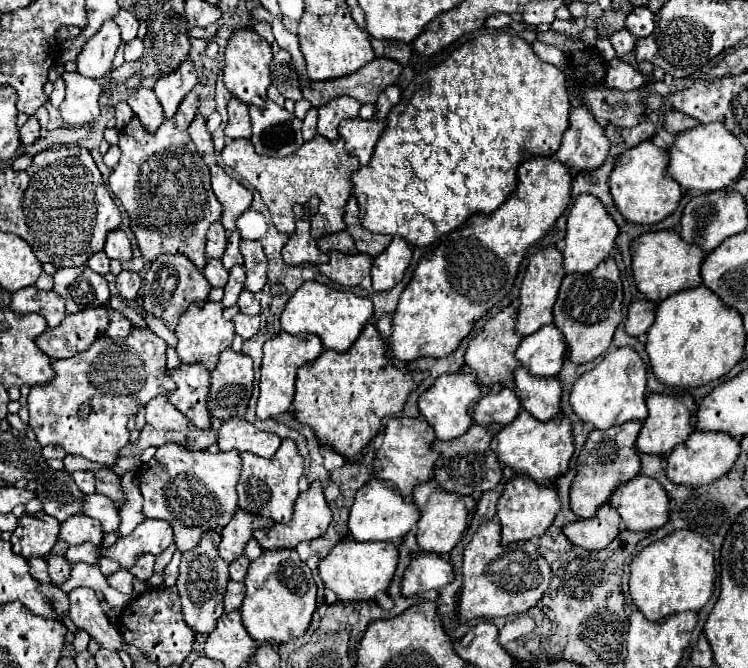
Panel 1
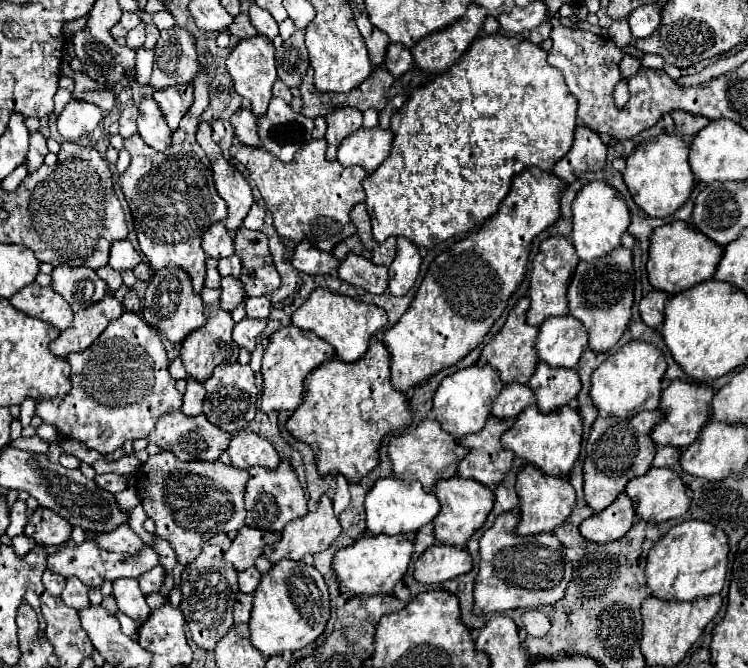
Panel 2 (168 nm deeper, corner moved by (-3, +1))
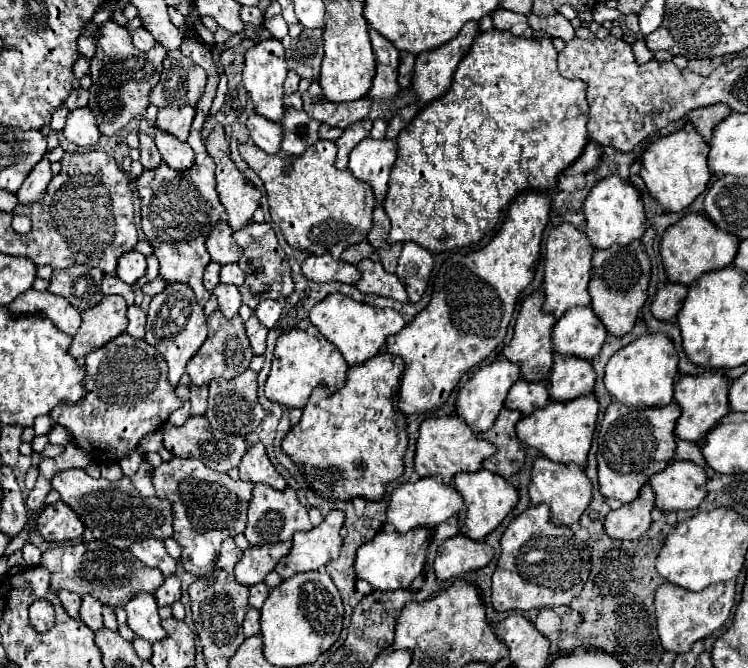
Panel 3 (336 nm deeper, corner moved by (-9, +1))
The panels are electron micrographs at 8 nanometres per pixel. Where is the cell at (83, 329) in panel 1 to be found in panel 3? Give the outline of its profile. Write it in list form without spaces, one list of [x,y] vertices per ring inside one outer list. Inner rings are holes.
[[[104,296],[100,306],[82,312],[82,326],[72,338],[70,356],[84,358],[86,354],[98,350],[128,326],[126,302],[122,296]]]

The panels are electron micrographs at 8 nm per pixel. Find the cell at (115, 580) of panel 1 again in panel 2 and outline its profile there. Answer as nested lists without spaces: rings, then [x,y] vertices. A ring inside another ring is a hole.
[[[118,578],[118,582],[114,582],[114,596],[120,612],[126,616],[134,618],[136,622],[144,622],[148,618],[150,608],[136,578]]]

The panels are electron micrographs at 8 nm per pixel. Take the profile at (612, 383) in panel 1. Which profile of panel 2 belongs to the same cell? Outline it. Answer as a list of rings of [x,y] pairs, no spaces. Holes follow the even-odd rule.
[[[638,340],[628,342],[594,370],[590,378],[590,398],[594,408],[598,408],[598,412],[602,414],[614,414],[618,418],[626,418],[628,414],[636,414],[642,410],[656,410],[664,370],[666,360],[656,346]]]

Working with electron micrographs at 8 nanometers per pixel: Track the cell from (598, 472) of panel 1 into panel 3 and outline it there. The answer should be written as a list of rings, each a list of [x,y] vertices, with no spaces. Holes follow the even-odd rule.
[[[612,402],[604,414],[598,432],[598,482],[606,498],[616,498],[622,504],[632,502],[648,478],[662,472],[674,458],[676,438],[674,426],[680,416],[680,406],[670,402],[664,408],[634,408]]]

